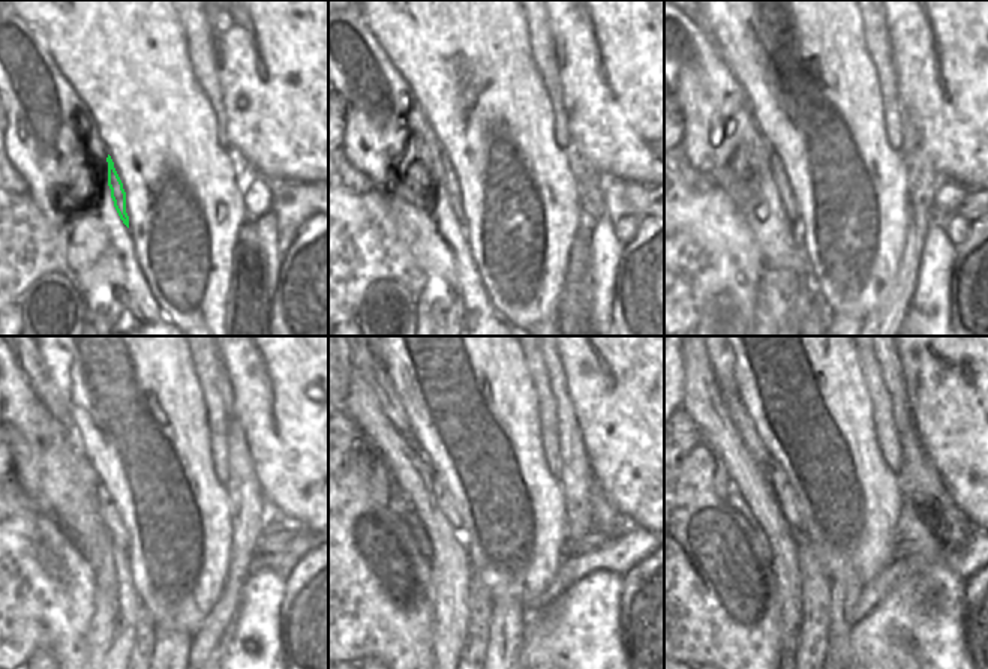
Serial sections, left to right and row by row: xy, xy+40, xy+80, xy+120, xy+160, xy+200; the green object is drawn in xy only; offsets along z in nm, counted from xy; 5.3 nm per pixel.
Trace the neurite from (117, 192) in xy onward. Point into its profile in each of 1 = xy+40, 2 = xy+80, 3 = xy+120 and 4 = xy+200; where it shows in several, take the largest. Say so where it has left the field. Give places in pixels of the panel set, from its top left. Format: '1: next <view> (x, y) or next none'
1: next xy+40 (450, 179)
2: next xy+80 (781, 180)
3: next xy+120 (108, 513)
4: next xy+200 (783, 492)

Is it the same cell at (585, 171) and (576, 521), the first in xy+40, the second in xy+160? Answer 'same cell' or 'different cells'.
same cell

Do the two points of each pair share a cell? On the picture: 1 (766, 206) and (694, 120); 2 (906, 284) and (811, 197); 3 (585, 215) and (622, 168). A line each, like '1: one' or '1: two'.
1: one
2: two
3: two

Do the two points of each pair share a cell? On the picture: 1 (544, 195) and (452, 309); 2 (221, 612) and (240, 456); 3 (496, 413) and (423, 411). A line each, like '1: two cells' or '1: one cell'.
1: two cells
2: one cell
3: one cell

